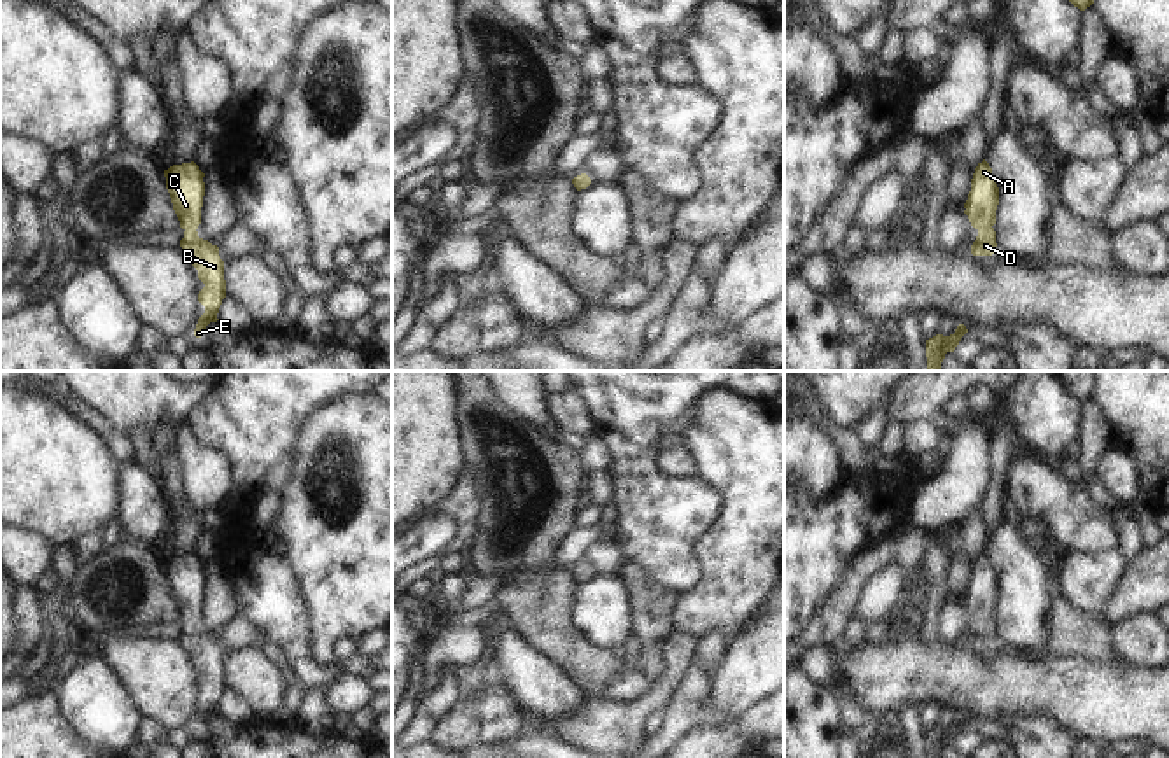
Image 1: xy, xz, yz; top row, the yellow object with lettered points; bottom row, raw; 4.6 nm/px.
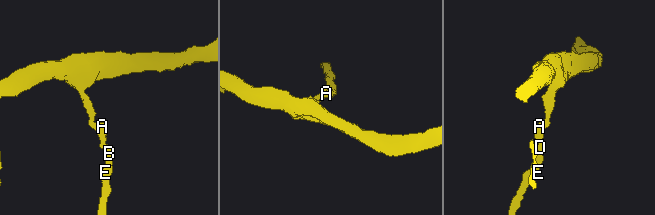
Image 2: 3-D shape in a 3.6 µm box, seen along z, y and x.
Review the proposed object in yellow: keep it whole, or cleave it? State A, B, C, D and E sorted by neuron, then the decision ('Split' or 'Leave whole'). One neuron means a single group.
Groups: A B C D E. Leave whole.

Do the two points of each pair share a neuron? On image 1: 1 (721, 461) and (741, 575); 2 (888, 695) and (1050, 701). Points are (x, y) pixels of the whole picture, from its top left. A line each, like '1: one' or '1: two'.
1: one
2: one

